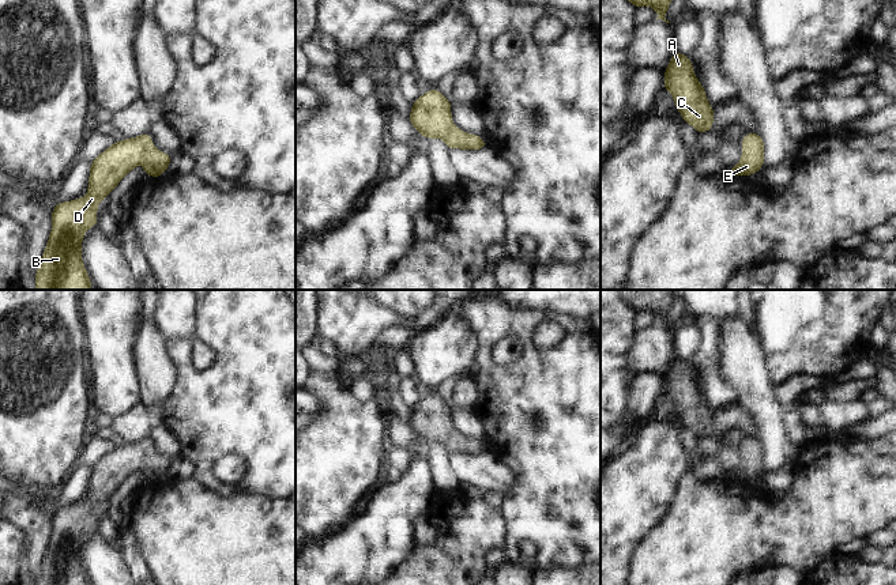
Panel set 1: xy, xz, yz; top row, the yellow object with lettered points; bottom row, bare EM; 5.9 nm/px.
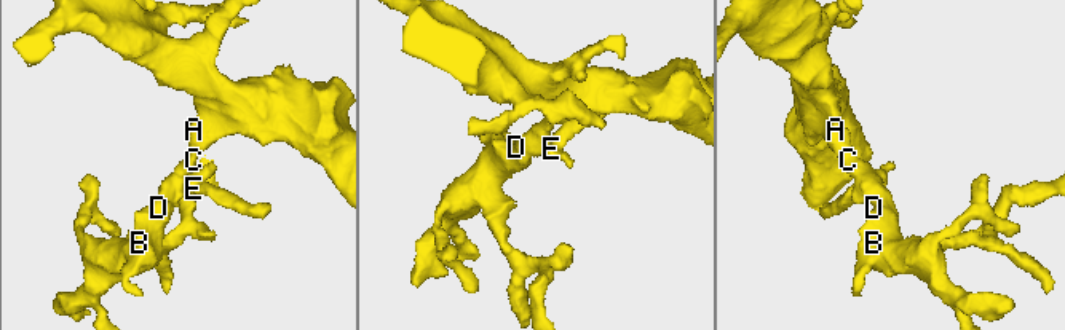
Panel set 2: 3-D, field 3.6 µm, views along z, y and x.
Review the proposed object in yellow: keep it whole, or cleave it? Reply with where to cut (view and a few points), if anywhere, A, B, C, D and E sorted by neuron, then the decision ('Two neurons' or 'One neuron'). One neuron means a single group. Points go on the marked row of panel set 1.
No split. Groups: A B C D E. One neuron

